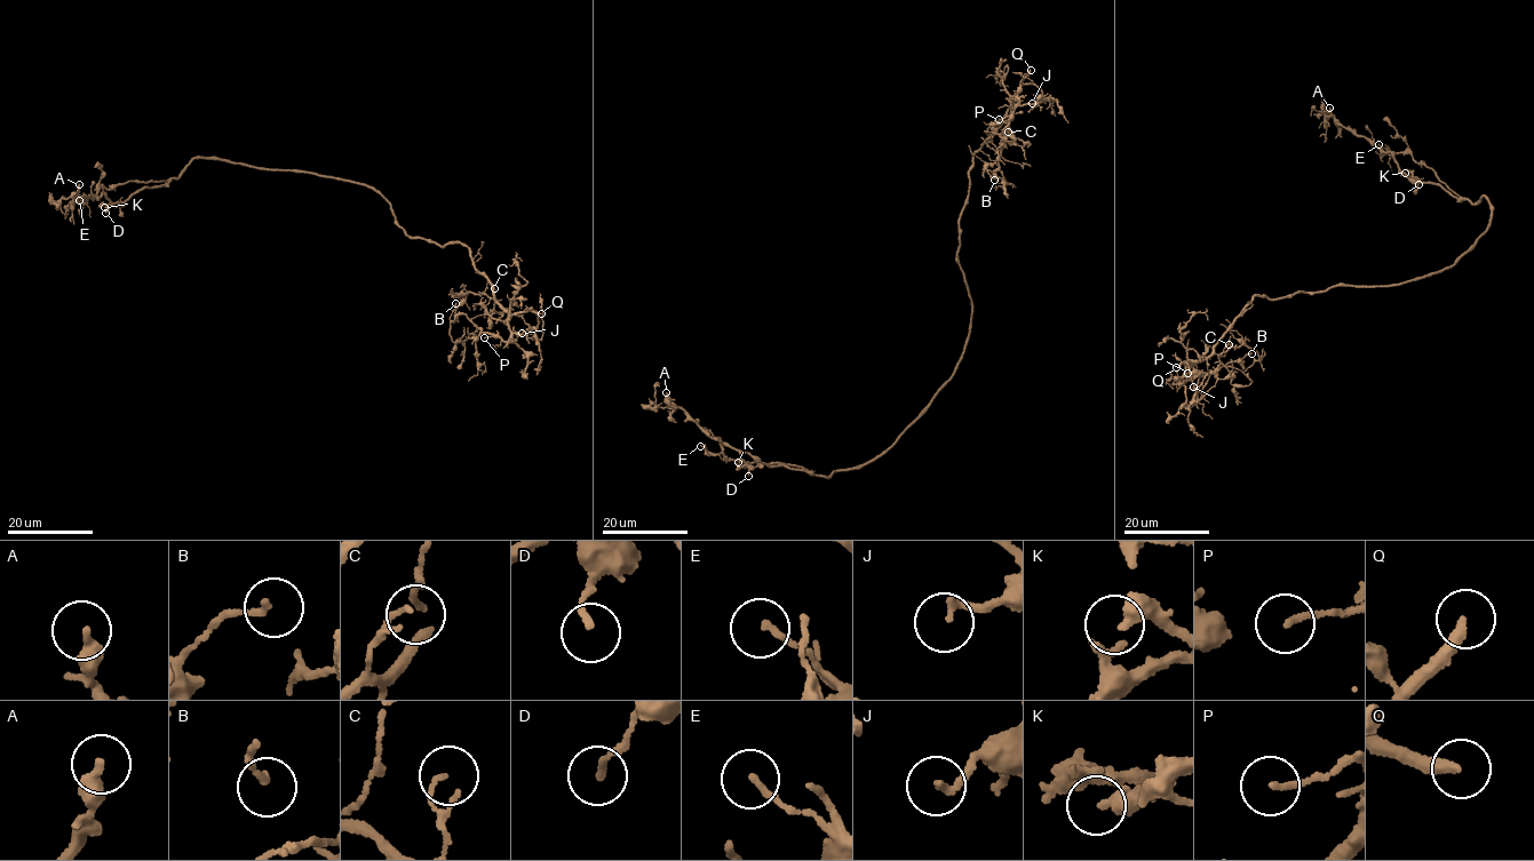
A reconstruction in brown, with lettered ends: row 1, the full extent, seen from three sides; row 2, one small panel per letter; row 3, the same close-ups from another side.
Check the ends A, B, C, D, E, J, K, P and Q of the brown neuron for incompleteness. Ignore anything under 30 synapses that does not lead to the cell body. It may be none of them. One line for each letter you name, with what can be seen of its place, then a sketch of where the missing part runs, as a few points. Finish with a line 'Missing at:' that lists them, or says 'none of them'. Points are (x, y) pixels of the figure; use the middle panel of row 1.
Q: place (1031, 70)
Missing at: Q

